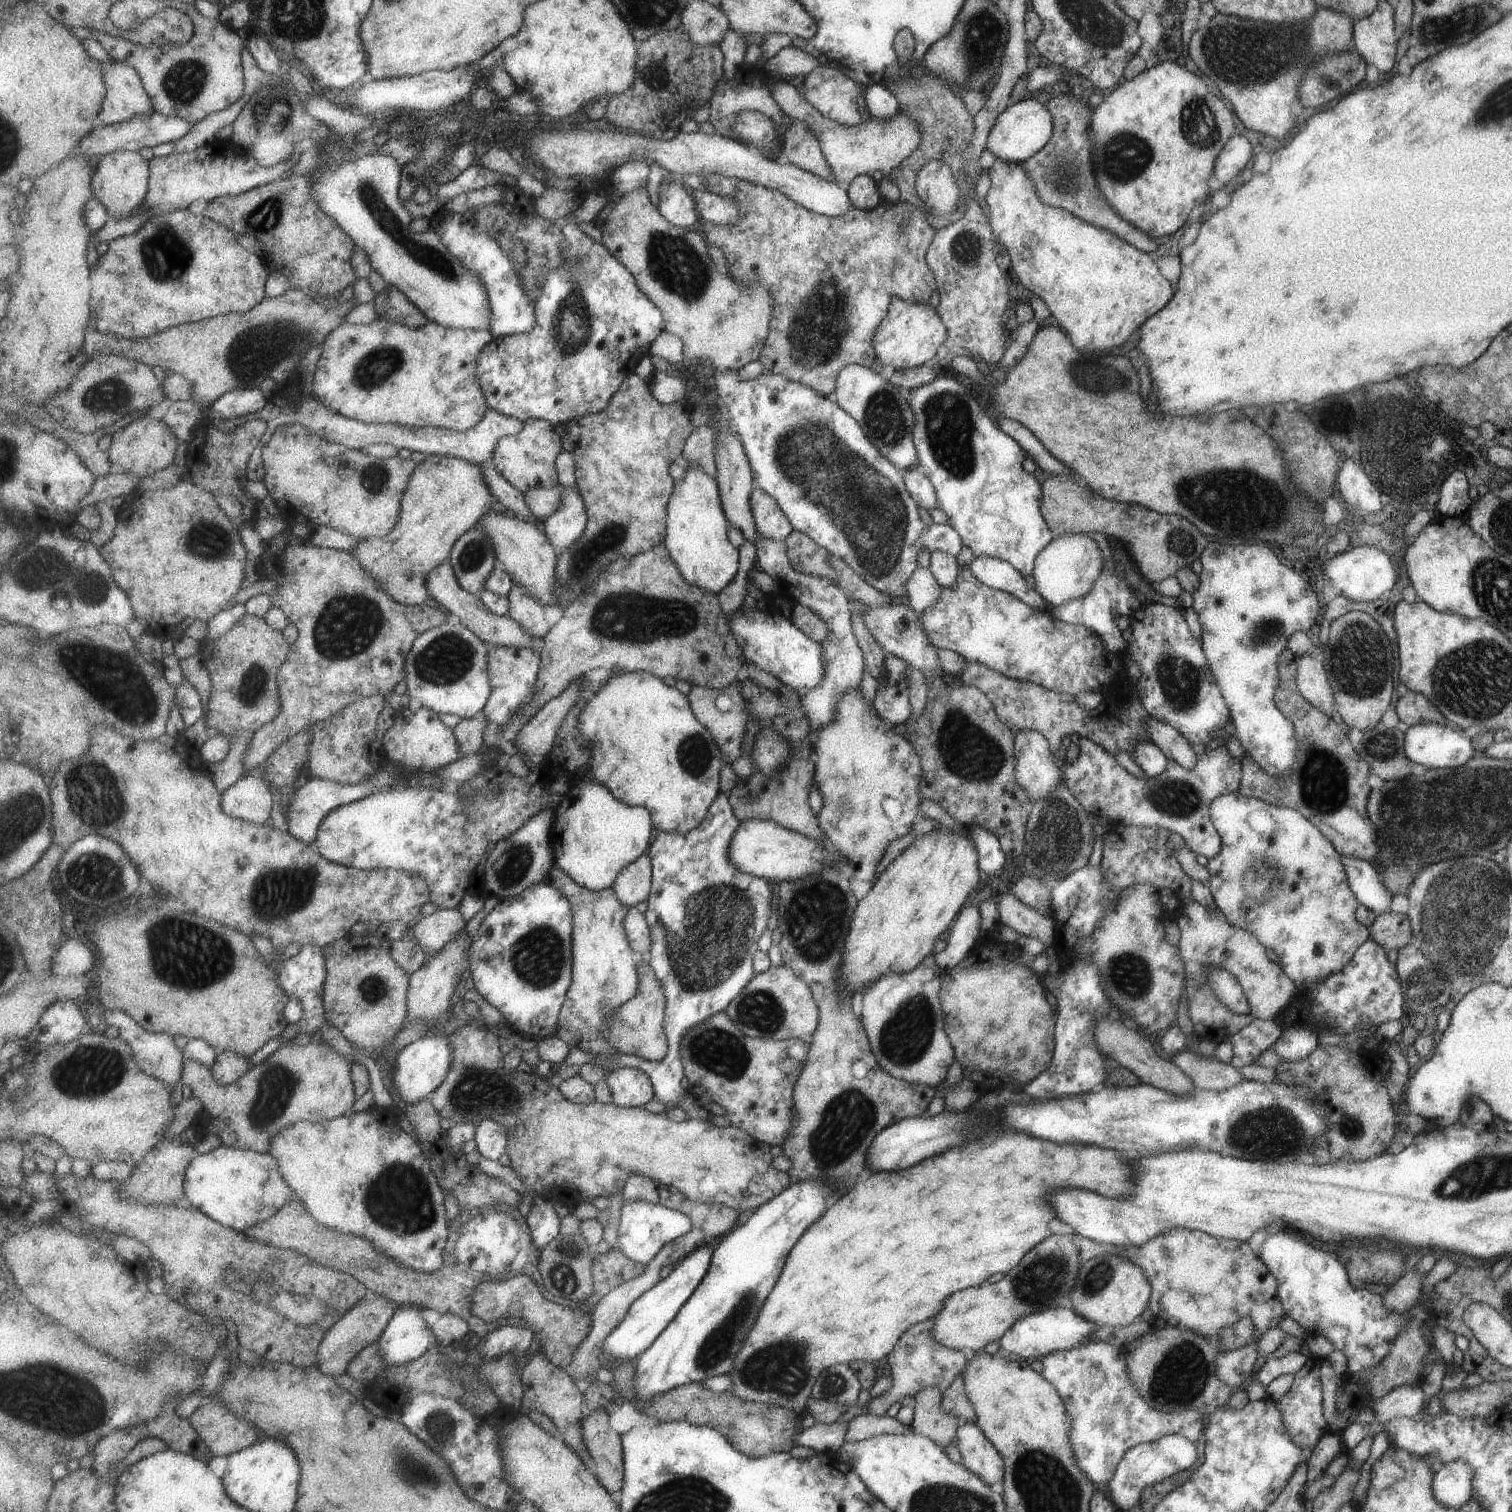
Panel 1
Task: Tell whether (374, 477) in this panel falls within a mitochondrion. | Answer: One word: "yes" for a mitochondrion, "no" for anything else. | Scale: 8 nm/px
yes

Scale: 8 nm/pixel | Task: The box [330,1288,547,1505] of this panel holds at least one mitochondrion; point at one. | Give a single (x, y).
(441, 1426)

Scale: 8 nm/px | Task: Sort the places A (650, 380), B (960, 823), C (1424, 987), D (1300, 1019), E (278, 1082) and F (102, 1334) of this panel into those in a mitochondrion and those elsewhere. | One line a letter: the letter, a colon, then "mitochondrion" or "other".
A: other
B: other
C: mitochondrion
D: other
E: mitochondrion
F: other

